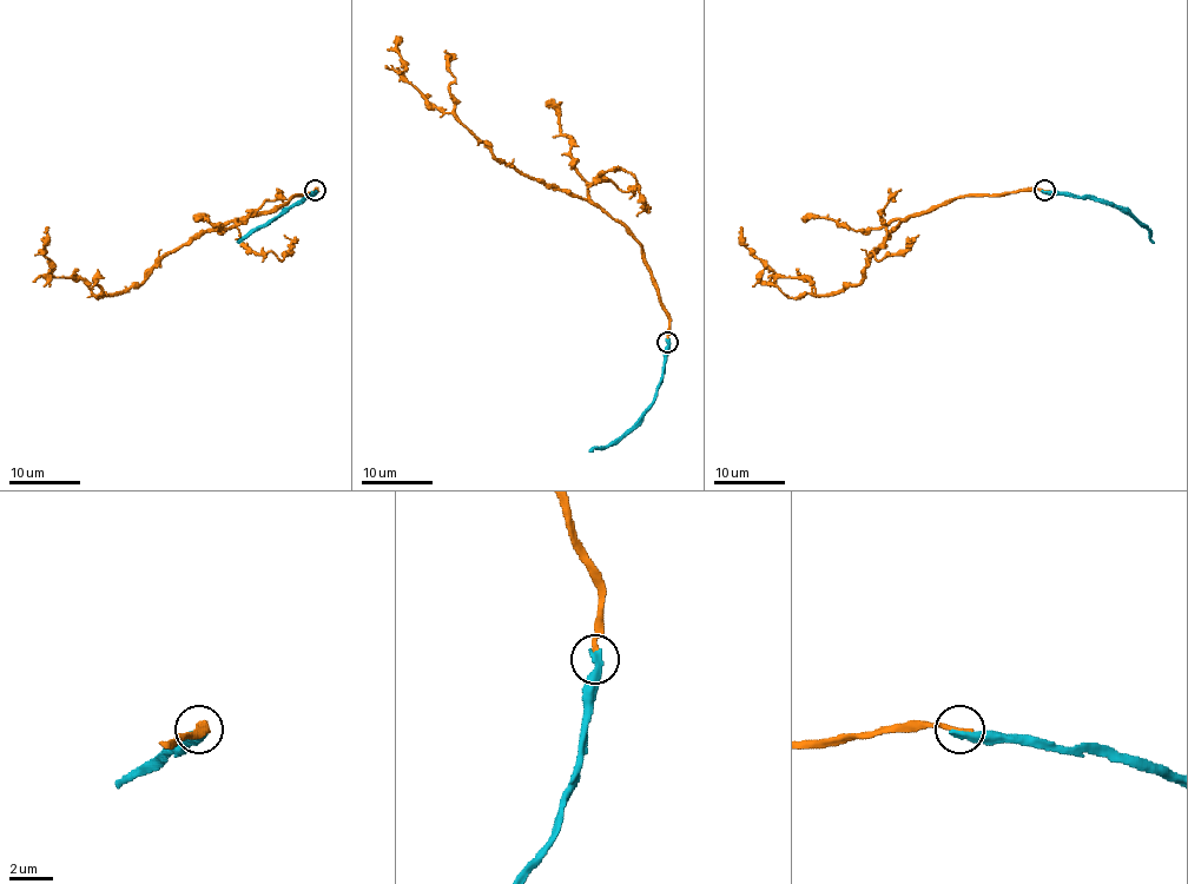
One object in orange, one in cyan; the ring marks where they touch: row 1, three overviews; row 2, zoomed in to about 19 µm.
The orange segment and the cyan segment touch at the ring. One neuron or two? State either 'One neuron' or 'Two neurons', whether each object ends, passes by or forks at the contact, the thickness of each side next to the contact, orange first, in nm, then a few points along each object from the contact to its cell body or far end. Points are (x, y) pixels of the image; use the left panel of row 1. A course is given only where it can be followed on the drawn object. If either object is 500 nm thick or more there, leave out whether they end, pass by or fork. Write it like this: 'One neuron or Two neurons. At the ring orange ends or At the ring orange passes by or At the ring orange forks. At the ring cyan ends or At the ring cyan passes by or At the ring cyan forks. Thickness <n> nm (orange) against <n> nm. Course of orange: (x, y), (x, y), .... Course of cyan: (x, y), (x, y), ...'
Two neurons. At the ring orange ends. At the ring cyan ends. Thickness 260 nm (orange) against 400 nm. Course of orange: (315, 190), (193, 235), (140, 284), (109, 295), (51, 274), (44, 246), (50, 228). Course of cyan: (315, 191), (236, 242)

